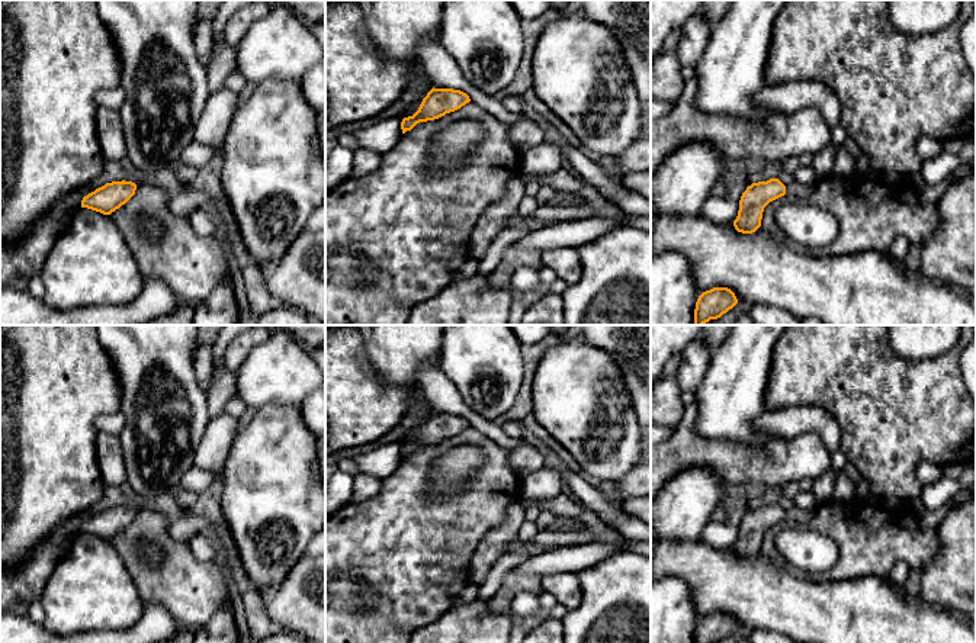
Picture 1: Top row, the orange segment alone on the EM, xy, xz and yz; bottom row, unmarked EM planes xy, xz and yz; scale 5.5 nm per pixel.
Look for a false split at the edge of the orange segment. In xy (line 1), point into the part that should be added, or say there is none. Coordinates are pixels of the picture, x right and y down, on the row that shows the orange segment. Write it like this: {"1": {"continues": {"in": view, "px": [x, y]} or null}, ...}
{"1": {"continues": null}}

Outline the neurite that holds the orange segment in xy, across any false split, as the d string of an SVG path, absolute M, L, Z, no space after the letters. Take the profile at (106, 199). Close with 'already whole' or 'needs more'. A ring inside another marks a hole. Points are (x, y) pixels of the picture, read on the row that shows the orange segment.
M112 181L89 193L81 200L81 208L87 208L103 215L110 215L125 205L137 190L132 181Z; already whole

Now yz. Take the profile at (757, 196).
M778 179L752 183L741 196L738 216L733 221L735 229L742 234L755 232L761 226L764 208L770 202L784 194L796 196L805 202L815 192L816 183L818 180L810 184L800 184L794 180L784 186Z; needs more

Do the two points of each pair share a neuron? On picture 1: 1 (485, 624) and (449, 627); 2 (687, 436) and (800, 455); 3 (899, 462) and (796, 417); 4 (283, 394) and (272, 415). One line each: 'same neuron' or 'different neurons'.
1: same neuron
2: same neuron
3: different neurons
4: different neurons

